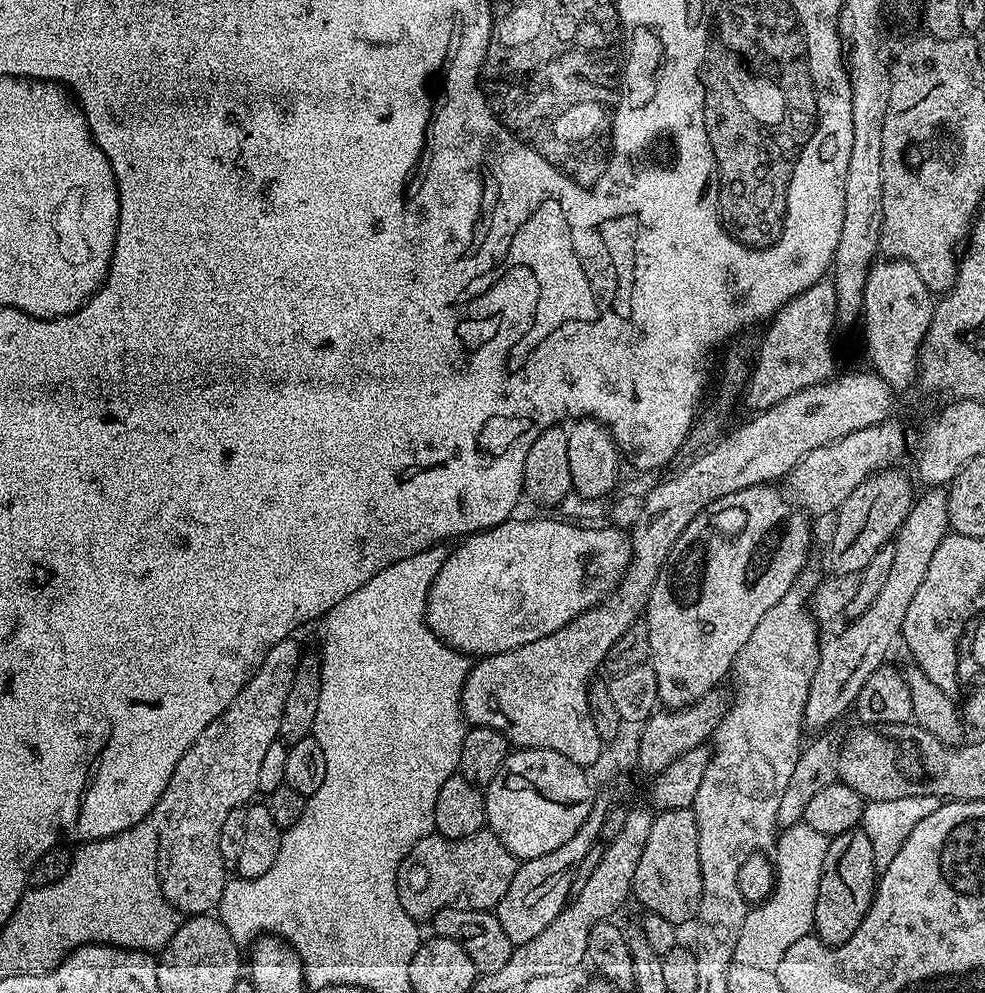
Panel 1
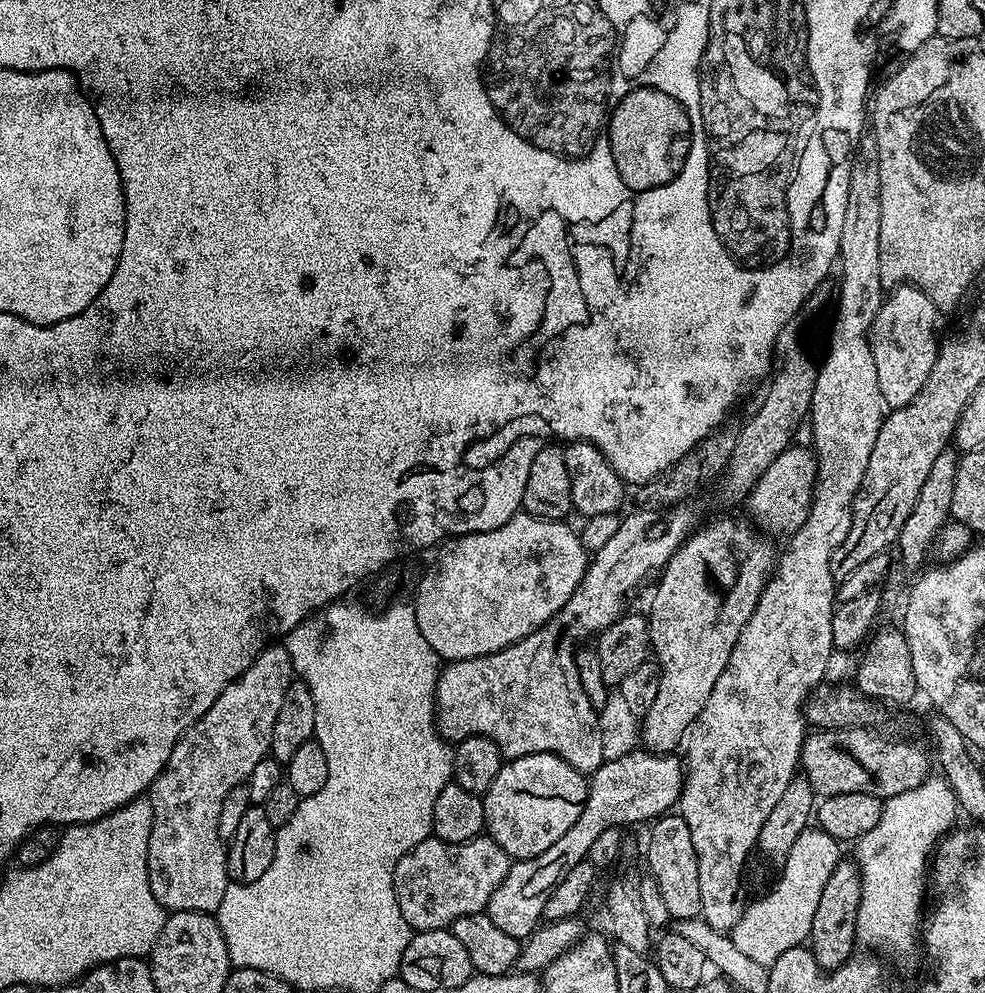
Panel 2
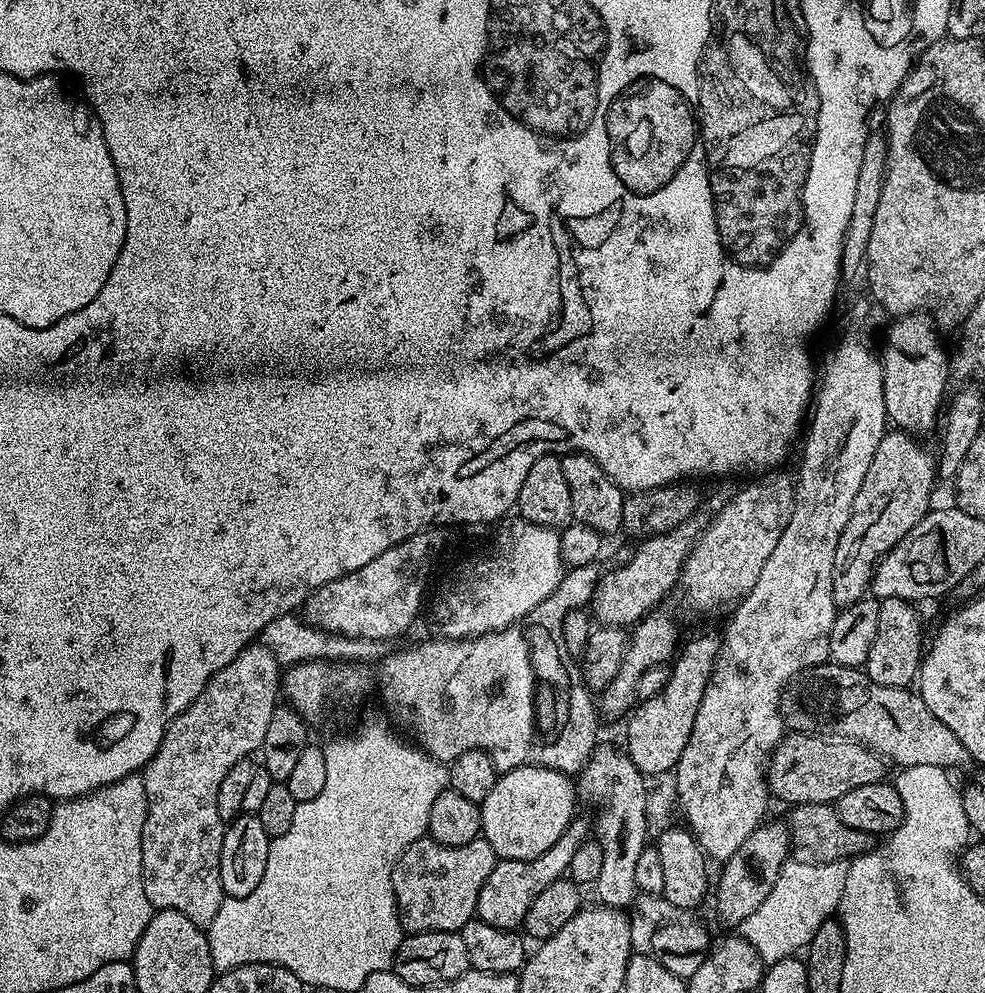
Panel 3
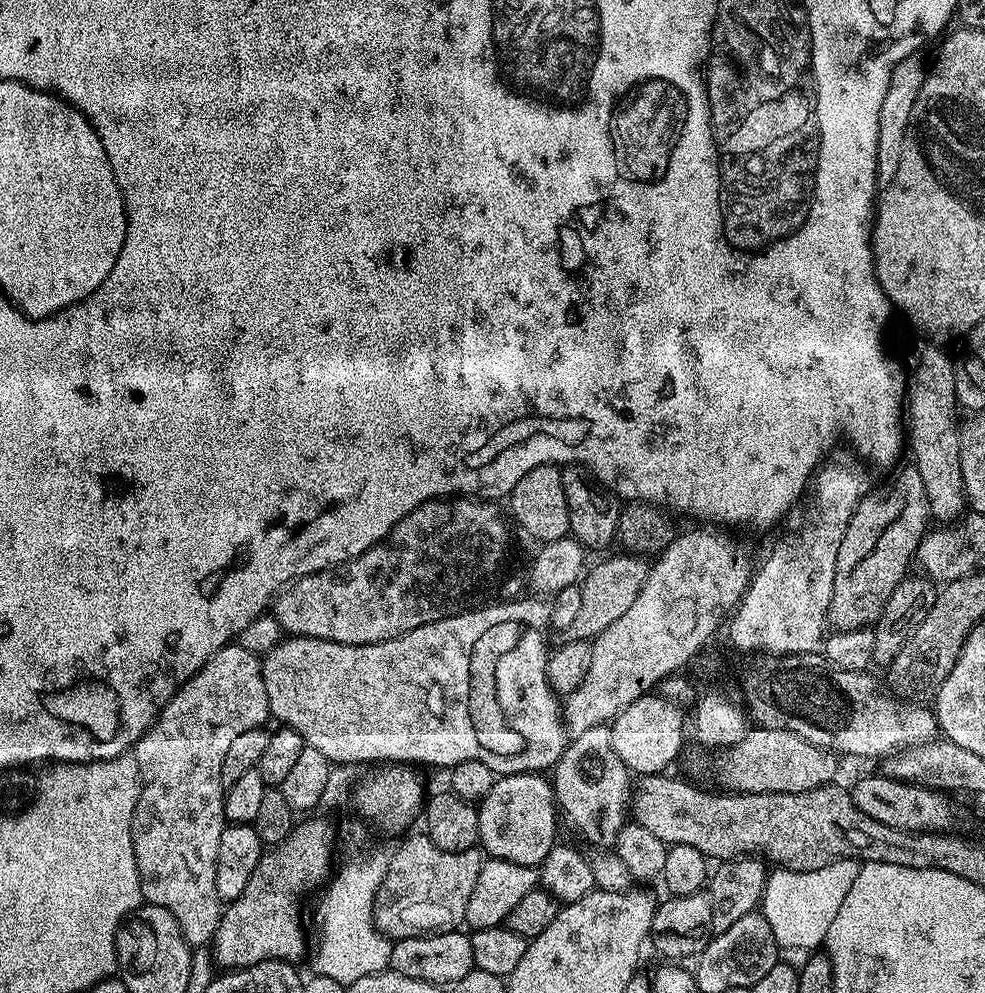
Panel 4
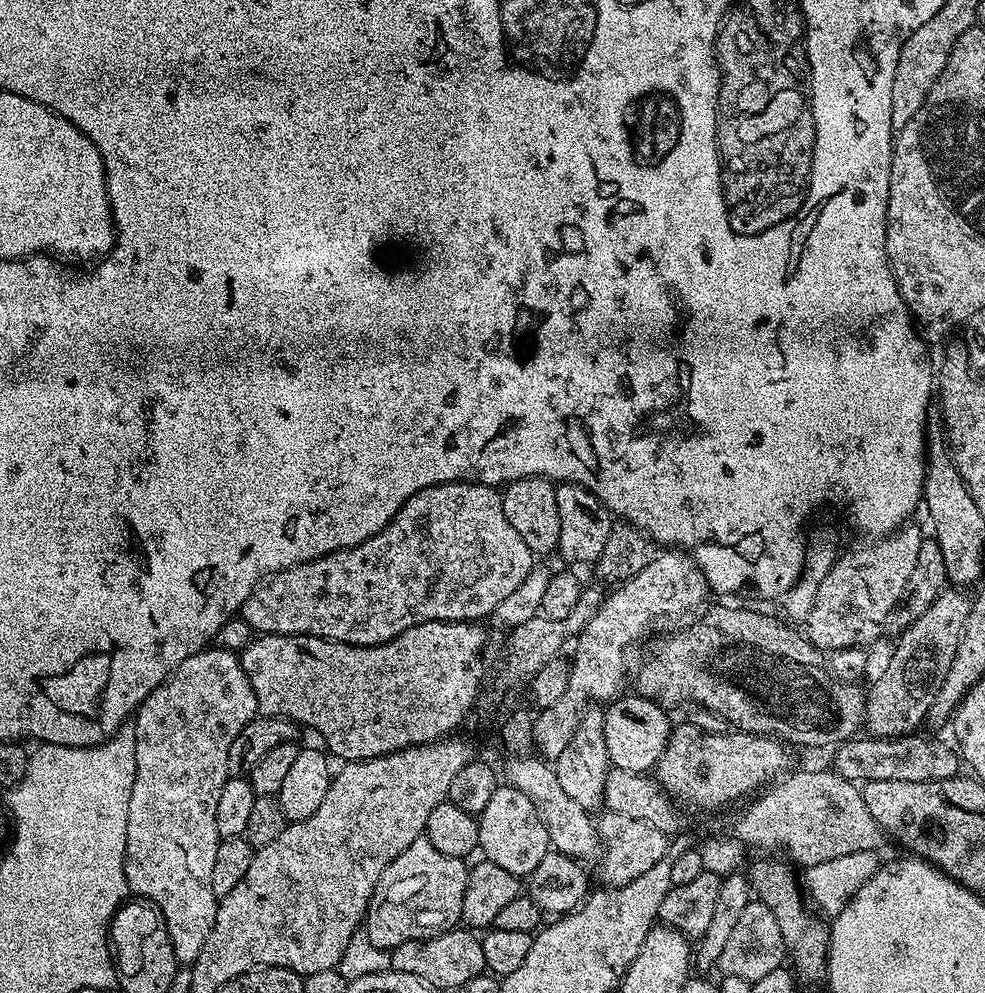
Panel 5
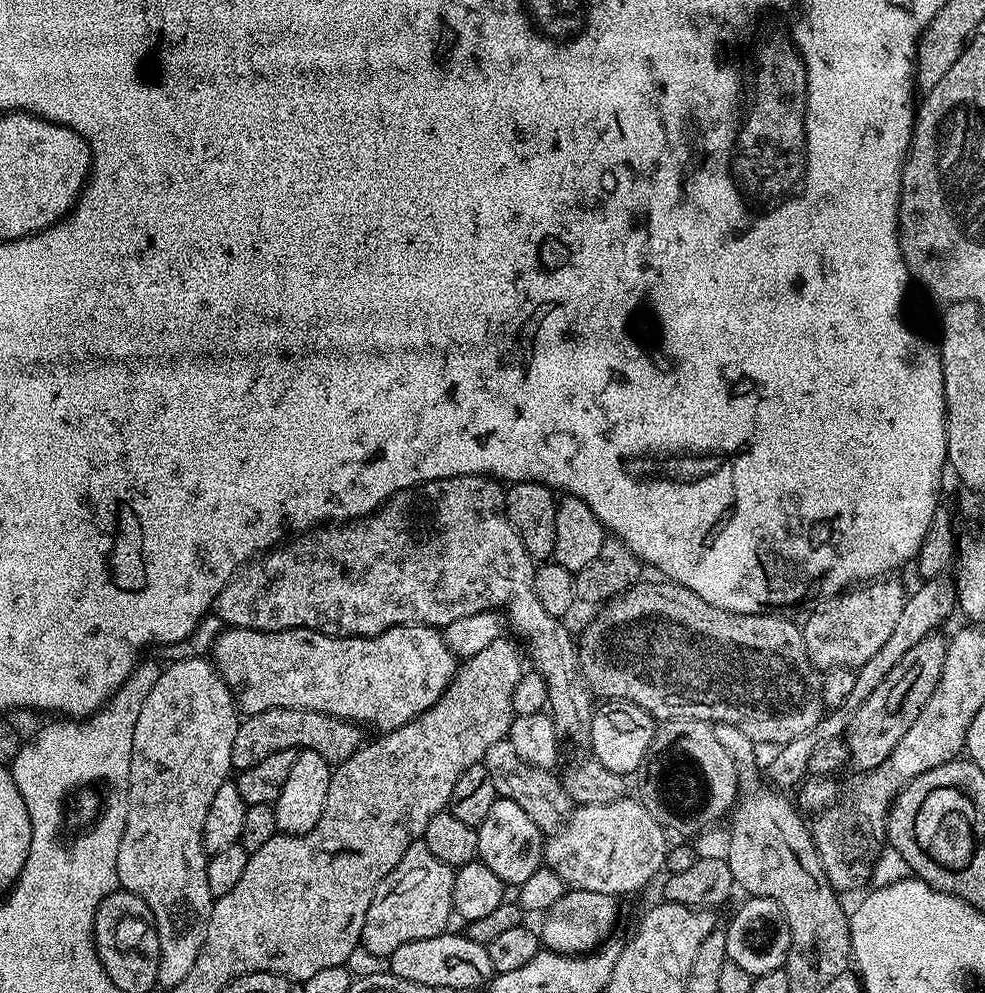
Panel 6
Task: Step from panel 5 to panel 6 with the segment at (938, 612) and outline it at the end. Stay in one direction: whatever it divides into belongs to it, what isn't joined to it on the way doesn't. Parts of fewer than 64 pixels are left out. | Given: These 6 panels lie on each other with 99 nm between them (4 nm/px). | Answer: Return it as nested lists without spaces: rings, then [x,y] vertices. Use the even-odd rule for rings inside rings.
[[[932,633],[906,652],[893,670],[886,674],[865,702],[855,711],[844,735],[848,747],[849,765],[866,774],[876,771],[888,760],[894,746],[902,740],[922,707],[929,701],[941,680],[942,666],[946,662],[948,640]]]

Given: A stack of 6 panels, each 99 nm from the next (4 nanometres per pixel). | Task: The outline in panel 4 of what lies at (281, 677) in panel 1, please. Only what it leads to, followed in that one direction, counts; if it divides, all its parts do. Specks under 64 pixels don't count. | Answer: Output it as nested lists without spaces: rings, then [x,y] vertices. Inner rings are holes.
[[[233,642],[214,654],[166,702],[147,734],[137,742],[134,755],[143,781],[138,806],[132,819],[134,854],[140,875],[144,900],[168,908],[178,922],[186,942],[193,946],[211,945],[218,930],[222,901],[214,886],[214,870],[218,866],[218,846],[222,842],[225,784],[220,781],[222,762],[234,742],[246,730],[259,728],[269,719],[266,682],[260,673],[259,655]]]

